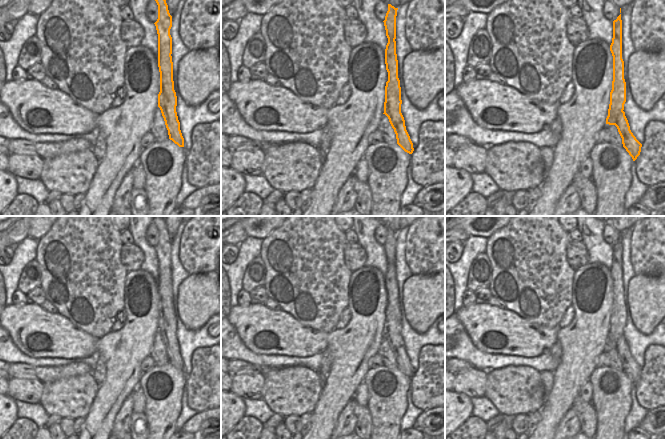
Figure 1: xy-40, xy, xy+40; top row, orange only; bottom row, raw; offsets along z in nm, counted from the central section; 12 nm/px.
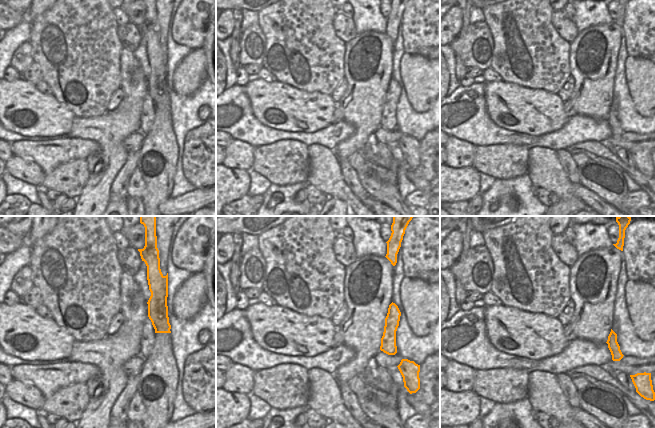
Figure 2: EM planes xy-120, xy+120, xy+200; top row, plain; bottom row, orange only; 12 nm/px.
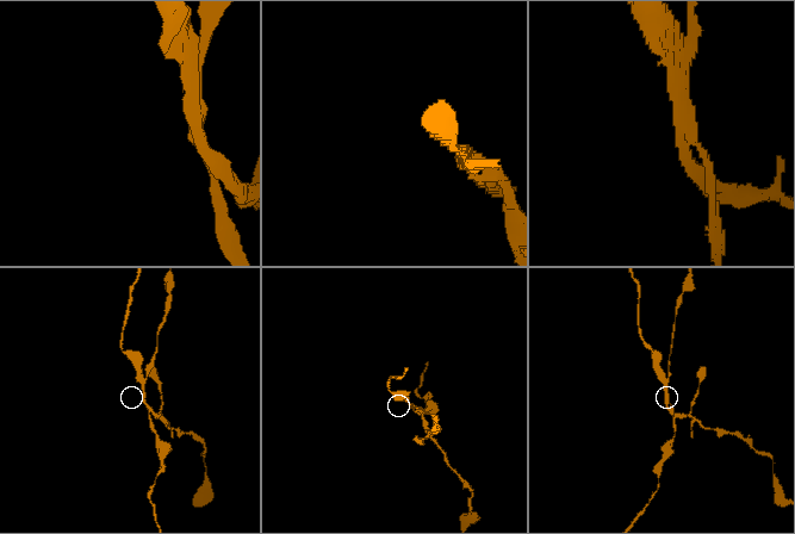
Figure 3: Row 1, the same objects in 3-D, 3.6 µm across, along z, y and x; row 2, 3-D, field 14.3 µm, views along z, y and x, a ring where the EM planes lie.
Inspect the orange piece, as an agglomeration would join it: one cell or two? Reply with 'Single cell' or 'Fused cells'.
Fused cells.

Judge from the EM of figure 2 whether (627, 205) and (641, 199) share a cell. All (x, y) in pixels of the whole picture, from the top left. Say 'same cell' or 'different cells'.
same cell

